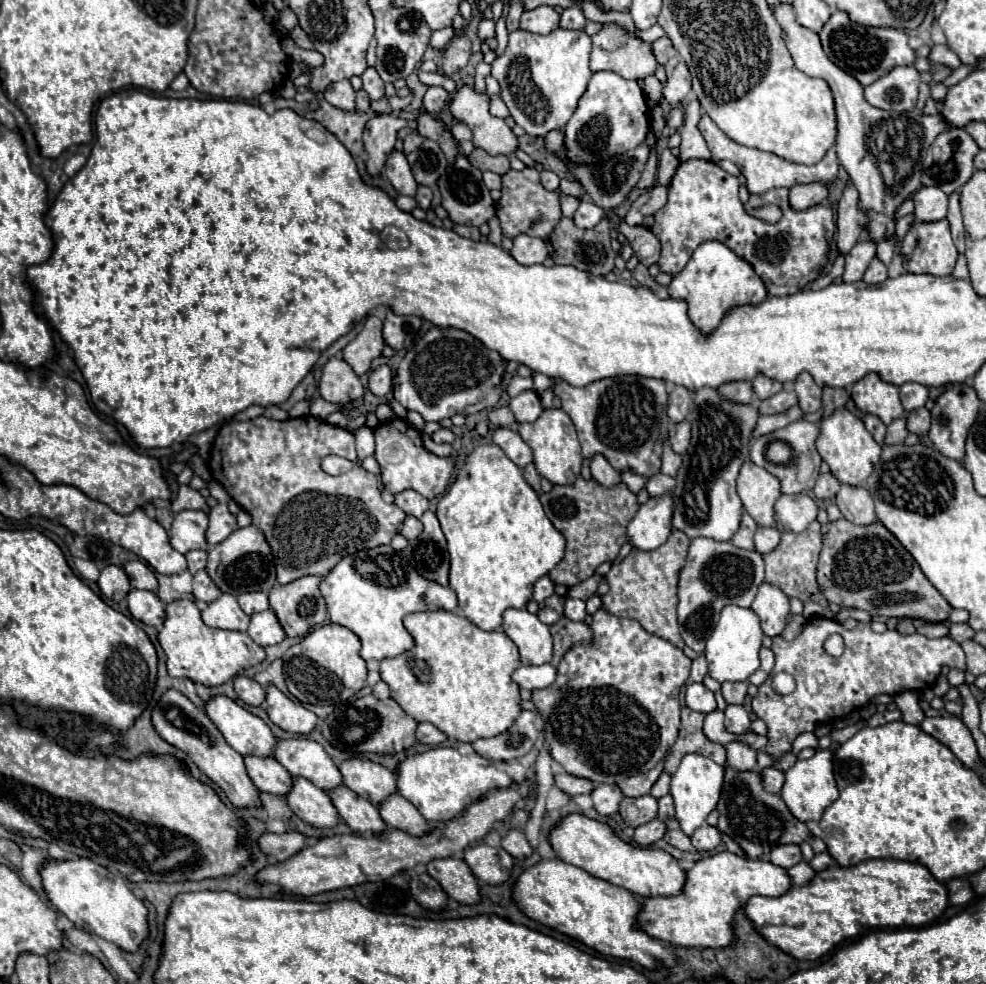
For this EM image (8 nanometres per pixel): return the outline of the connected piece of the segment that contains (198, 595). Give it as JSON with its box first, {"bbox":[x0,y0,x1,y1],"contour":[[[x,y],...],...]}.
{"bbox":[193,570,221,604],"contour":[[[199,570],[193,576],[193,596],[195,596],[195,600],[209,604],[221,596],[221,590],[213,584],[213,580],[209,578],[209,574],[205,570]]]}

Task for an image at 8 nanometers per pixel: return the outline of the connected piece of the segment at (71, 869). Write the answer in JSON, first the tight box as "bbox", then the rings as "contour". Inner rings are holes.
{"bbox":[41,858,149,952],"contour":[[[79,858],[65,862],[45,862],[41,868],[41,878],[47,900],[71,922],[87,928],[91,934],[117,944],[125,952],[137,952],[141,942],[147,938],[149,910],[139,898],[135,898],[123,876],[113,876],[107,868],[91,862],[89,858]]]}

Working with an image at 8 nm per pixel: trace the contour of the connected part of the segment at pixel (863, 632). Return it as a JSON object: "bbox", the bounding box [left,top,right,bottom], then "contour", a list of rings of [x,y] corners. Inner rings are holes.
{"bbox":[753,618,965,758],"contour":[[[811,618],[805,624],[803,632],[791,642],[783,640],[781,636],[777,636],[773,640],[771,650],[775,654],[775,666],[773,666],[771,674],[775,676],[777,672],[785,672],[787,670],[797,680],[797,688],[795,688],[793,694],[779,696],[771,688],[771,678],[767,678],[759,686],[759,694],[753,698],[753,712],[757,714],[757,718],[761,718],[767,724],[767,738],[769,738],[767,752],[773,758],[781,758],[785,752],[789,752],[791,750],[791,742],[799,734],[813,732],[817,724],[845,718],[849,712],[859,710],[861,706],[865,706],[877,694],[891,694],[893,696],[893,694],[899,694],[899,690],[927,690],[927,688],[933,686],[933,682],[941,674],[943,666],[965,670],[965,652],[949,636],[931,640],[931,638],[925,638],[921,634],[899,634],[897,630],[885,630],[883,634],[877,634],[865,622],[859,622],[853,630],[845,630],[837,620],[829,620],[829,618]],[[831,634],[841,634],[843,640],[845,640],[845,652],[843,652],[841,658],[829,656],[825,652],[825,648],[823,648],[825,640]]]}

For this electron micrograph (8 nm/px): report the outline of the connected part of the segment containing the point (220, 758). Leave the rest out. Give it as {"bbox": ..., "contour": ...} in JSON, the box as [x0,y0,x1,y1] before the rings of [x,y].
{"bbox":[151,690,261,808],"contour":[[[167,690],[163,694],[163,698],[159,700],[157,708],[151,714],[153,718],[153,726],[157,730],[157,734],[169,742],[171,746],[183,750],[195,764],[197,768],[209,776],[229,798],[229,802],[235,808],[259,808],[261,800],[259,800],[259,790],[253,784],[253,780],[247,774],[247,768],[243,764],[243,756],[239,752],[235,752],[225,740],[223,734],[215,728],[215,724],[211,724],[209,716],[205,714],[203,708],[195,706],[189,698],[185,698],[181,692],[177,690]]]}

